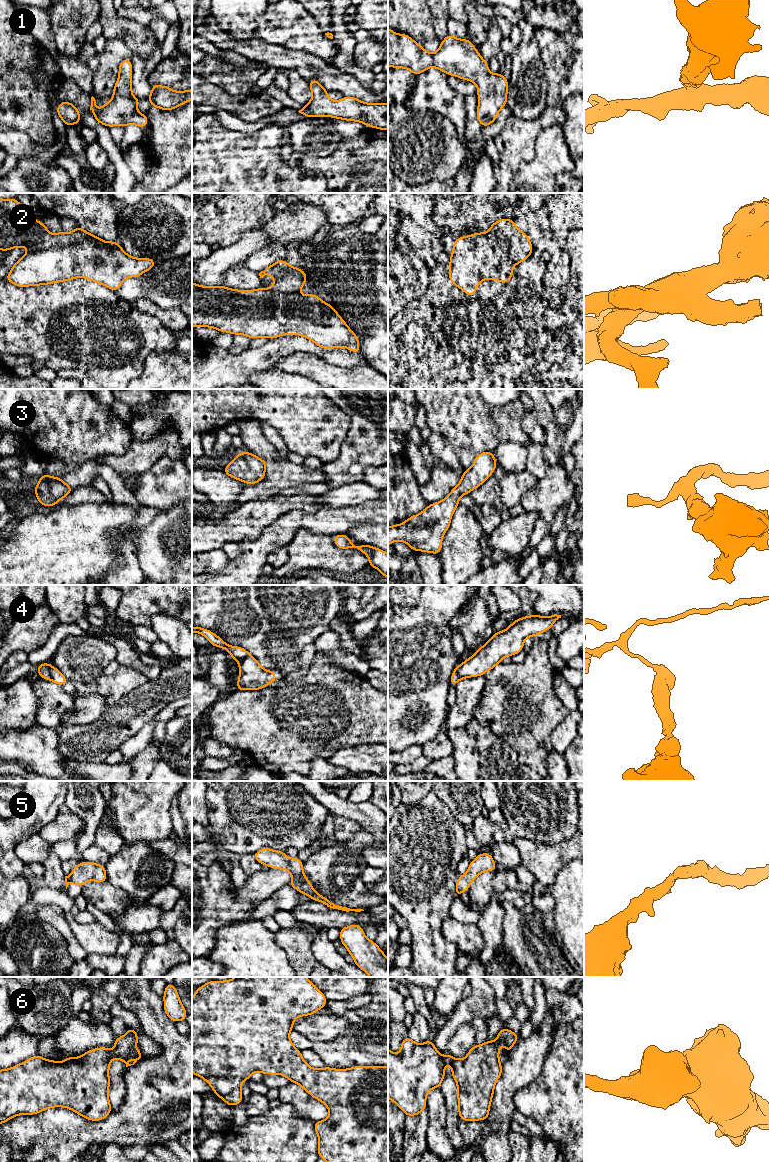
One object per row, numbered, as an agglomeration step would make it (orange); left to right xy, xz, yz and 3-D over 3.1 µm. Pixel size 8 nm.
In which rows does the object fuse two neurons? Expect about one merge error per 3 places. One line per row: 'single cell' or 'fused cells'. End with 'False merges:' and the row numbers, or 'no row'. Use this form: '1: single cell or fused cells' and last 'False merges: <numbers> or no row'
1: single cell
2: fused cells
3: single cell
4: fused cells
5: single cell
6: single cell
False merges: 2, 4

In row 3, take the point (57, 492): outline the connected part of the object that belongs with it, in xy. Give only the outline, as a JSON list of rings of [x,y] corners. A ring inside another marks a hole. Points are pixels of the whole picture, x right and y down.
[[[47,473],[40,477],[33,489],[38,503],[46,507],[56,505],[60,499],[72,492],[72,487],[61,480],[61,477],[51,477]]]

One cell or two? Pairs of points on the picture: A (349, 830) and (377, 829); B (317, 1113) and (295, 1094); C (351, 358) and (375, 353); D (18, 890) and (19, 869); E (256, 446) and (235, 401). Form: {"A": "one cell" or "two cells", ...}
{"A": "two cells", "B": "one cell", "C": "two cells", "D": "two cells", "E": "two cells"}

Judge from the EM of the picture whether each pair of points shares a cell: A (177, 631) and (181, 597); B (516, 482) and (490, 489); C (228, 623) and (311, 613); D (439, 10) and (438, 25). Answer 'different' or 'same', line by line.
A: different
B: same
C: same
D: same

